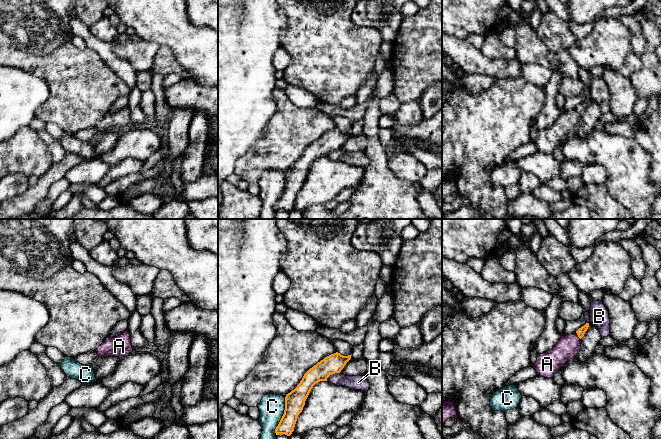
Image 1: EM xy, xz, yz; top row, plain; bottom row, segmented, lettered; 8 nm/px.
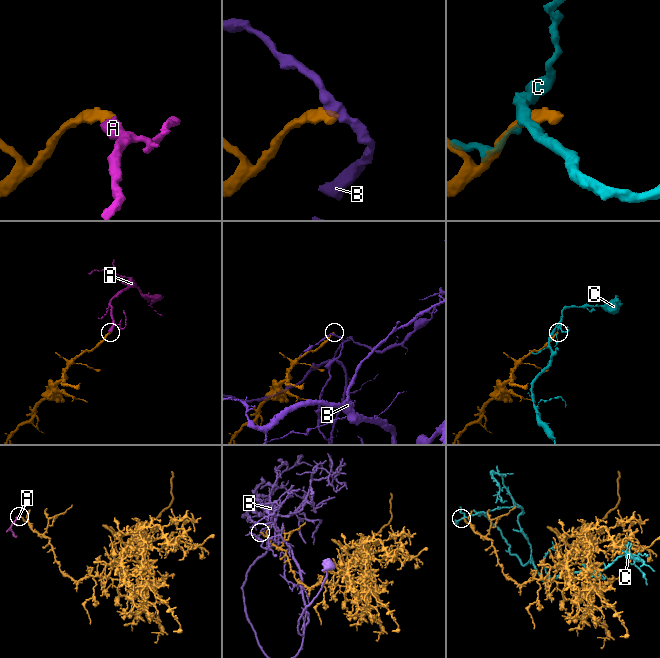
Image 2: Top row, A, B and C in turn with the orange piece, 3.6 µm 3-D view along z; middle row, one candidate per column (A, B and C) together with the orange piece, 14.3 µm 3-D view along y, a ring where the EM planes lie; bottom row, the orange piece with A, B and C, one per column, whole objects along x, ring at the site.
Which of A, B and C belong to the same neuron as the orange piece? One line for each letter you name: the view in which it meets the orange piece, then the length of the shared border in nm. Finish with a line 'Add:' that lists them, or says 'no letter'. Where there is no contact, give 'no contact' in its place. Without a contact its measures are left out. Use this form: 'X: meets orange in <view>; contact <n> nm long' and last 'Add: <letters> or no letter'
A: meets orange in yz; contact 70 nm long
Add: A

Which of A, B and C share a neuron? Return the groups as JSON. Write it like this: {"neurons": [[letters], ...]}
{"neurons": [["A"], ["B"], ["C"]]}

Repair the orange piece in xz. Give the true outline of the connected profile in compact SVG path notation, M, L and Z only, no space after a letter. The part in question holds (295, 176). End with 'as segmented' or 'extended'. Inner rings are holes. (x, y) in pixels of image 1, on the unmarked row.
M336 128L325 133L304 150L297 163L285 173L285 186L275 205L276 211L292 210L298 191L302 188L313 162L320 157L327 157L331 150L340 149L350 135L351 131L343 132Z; as segmented

